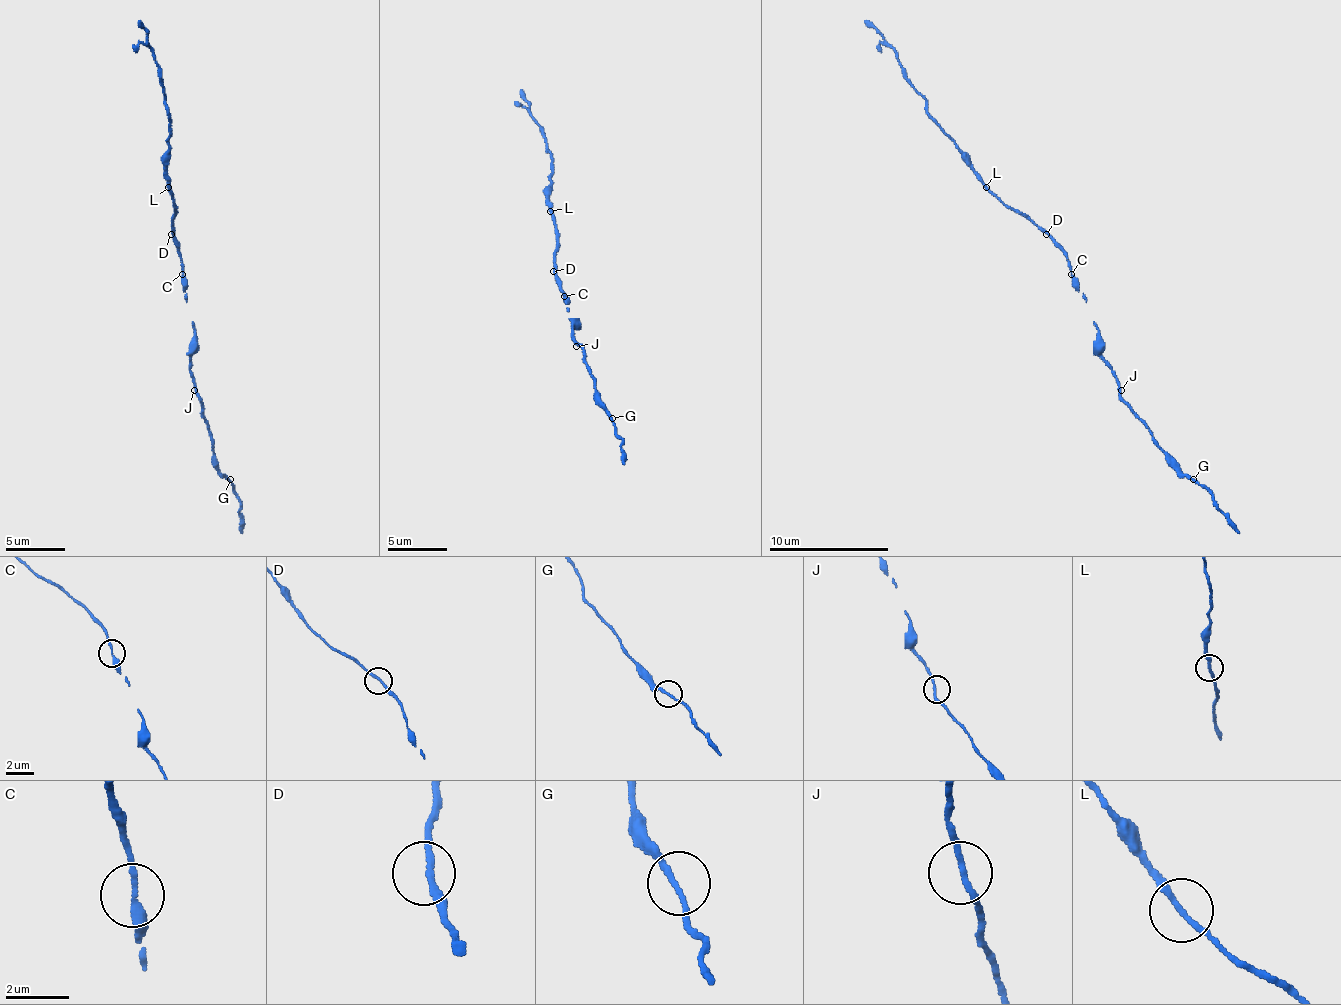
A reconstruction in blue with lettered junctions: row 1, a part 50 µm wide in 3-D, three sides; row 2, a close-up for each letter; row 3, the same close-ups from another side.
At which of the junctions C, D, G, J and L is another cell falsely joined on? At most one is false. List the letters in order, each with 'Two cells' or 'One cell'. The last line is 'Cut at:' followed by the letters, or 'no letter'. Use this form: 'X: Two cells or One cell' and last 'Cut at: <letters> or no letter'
C: One cell
D: One cell
G: One cell
J: One cell
L: One cell
Cut at: no letter

